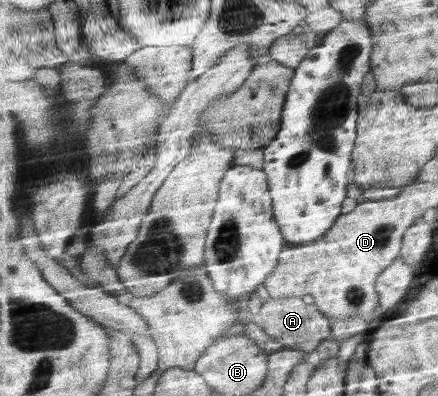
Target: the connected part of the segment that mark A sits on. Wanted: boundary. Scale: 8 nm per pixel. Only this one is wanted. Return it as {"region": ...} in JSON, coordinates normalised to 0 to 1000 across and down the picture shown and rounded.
{"region":[[[658,750],[651,755],[616,755],[600,765],[589,811],[605,838],[639,864],[639,874],[607,874],[619,891],[644,881],[676,881],[685,869],[721,864],[726,874],[744,856],[758,854],[758,816],[717,765],[701,768],[692,750]]]}

